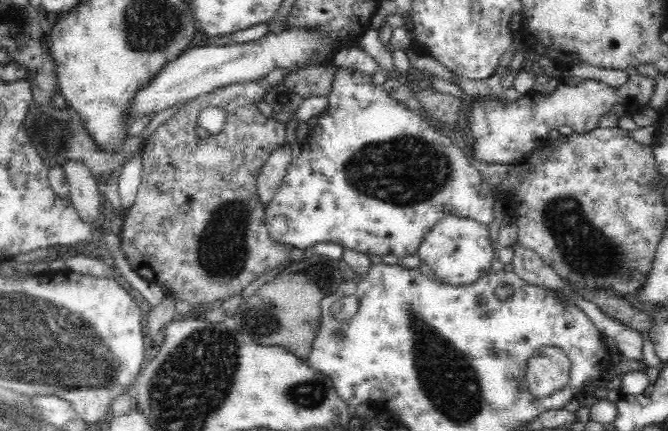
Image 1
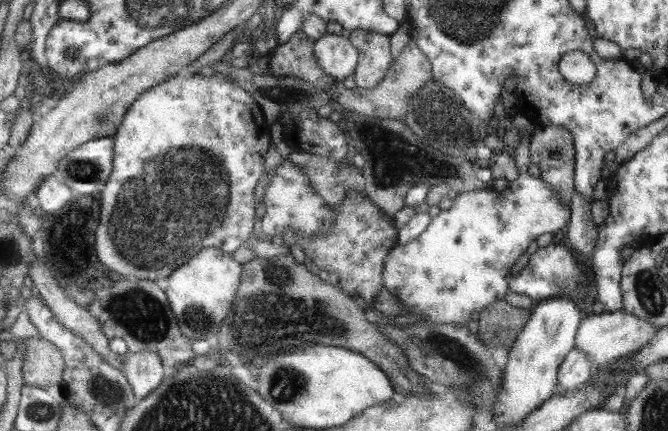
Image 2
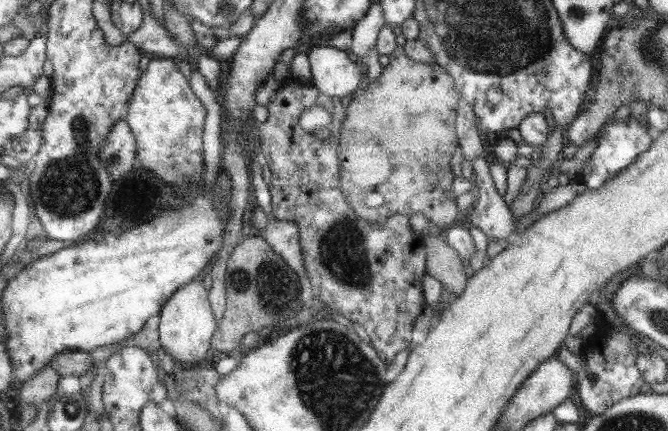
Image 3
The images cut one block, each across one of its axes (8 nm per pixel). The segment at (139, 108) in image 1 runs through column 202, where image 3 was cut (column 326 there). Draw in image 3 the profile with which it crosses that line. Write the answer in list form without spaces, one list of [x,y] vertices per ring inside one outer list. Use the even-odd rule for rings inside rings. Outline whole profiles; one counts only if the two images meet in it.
[[[327,45],[312,47],[306,51],[311,83],[324,95],[340,99],[345,94],[355,92],[361,74],[345,53],[346,51]]]

